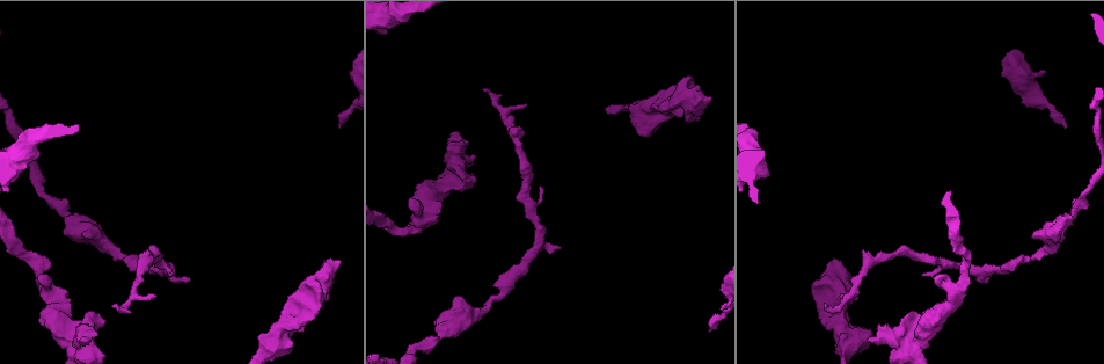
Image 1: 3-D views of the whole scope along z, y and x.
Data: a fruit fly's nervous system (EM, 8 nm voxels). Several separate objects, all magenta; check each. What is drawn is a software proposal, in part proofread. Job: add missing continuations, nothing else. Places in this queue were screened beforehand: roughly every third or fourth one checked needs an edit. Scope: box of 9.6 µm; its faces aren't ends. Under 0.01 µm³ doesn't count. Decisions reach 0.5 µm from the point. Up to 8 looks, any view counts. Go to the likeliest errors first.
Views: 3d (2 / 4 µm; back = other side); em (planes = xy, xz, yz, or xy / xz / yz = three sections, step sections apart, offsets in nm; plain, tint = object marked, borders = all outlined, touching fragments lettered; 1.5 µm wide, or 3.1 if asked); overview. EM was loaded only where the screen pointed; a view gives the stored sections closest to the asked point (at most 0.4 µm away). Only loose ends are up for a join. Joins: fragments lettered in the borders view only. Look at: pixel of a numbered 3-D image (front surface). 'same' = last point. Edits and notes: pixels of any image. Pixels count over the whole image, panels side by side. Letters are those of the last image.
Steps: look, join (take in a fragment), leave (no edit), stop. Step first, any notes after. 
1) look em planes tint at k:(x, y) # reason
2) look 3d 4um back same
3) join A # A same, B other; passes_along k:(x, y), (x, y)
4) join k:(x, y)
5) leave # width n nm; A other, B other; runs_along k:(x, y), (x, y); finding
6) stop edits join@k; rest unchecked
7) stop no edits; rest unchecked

look 3d 2um at 1:(709, 330) # free end

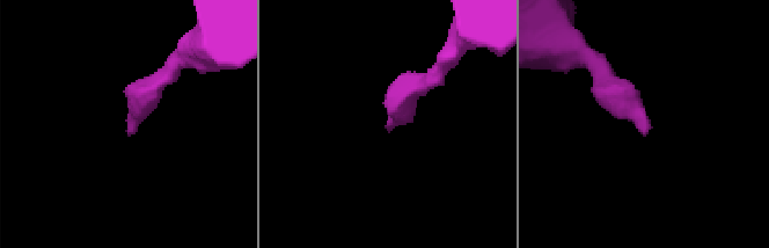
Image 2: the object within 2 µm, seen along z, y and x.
look em xy step 4 tint at 2:(394, 127)

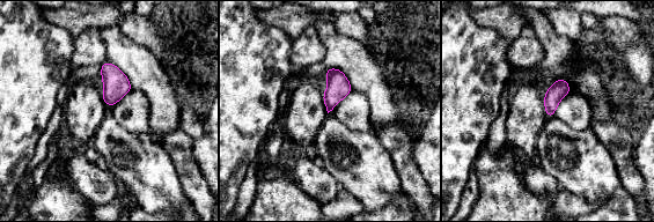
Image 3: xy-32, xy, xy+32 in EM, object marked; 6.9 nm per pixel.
look em planes borders same

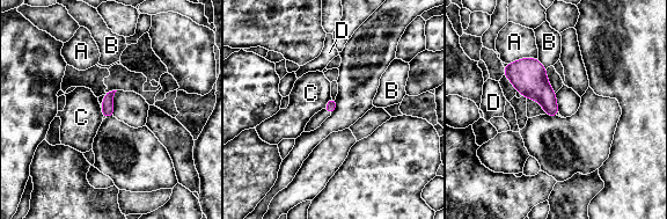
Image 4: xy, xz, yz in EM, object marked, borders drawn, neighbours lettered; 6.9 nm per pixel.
leave # A other, B other, C other, D other; border 4:(331, 97), (323, 108); no lettered fragment goes on from it

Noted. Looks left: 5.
look 3d 4um back at 1:(84, 340) # branch stops here

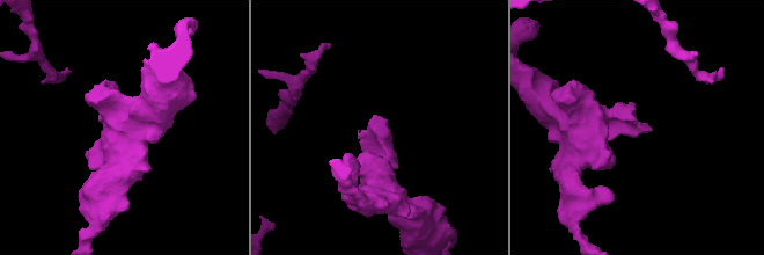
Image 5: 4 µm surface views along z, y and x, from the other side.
look em planes borders at 5:(378, 116)

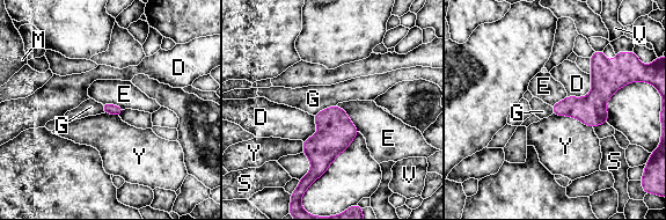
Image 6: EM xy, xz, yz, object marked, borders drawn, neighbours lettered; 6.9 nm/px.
leave # D other, E other, G other, M other, S other, V other, Y other; none of them fits

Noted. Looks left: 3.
look em planes borders at 1:(841, 295) # branch stops here

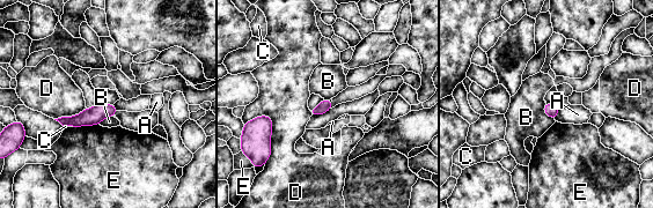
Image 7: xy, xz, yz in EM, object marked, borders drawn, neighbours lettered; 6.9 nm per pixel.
leave # A other, B other, C other, D other, E other; runs_along 7:(114, 110), (63, 120); no lettered fragment goes on from it

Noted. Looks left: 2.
stop no edits; rest unchecked

